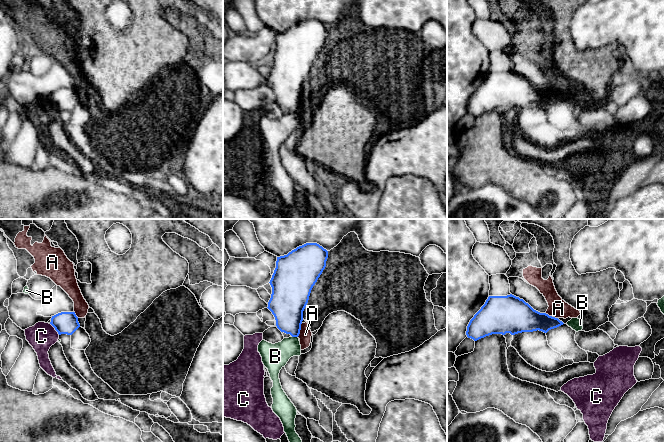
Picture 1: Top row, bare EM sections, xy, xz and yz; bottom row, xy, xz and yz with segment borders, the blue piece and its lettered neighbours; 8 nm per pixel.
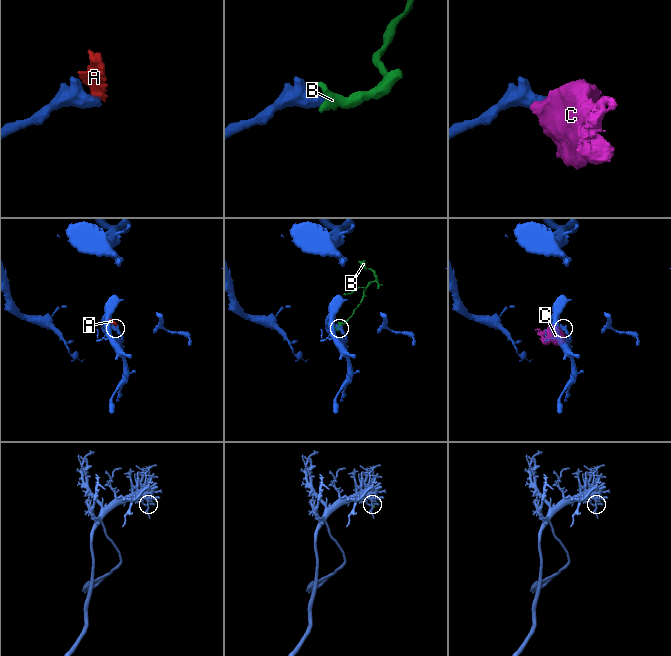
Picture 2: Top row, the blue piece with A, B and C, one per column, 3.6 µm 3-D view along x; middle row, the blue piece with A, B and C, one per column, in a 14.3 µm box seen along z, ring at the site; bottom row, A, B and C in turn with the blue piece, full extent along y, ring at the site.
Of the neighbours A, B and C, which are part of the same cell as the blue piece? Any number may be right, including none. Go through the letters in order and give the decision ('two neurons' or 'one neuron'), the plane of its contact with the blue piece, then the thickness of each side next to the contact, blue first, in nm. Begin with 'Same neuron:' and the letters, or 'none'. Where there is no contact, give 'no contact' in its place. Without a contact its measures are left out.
Same neuron: none
A: two neurons | xz | 280/100 nm
B: two neurons | xz | 260/200 nm
C: two neurons | xy | 180/220 nm

